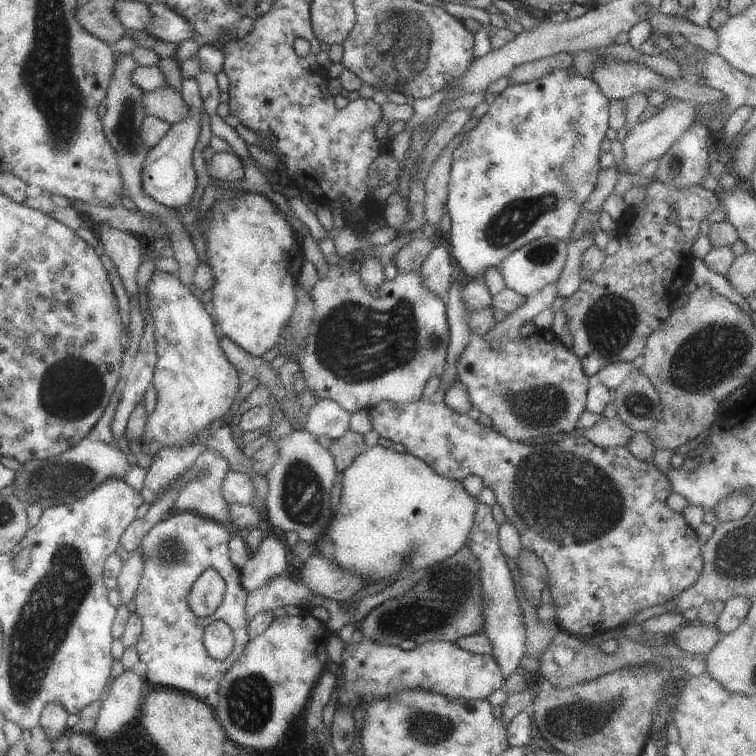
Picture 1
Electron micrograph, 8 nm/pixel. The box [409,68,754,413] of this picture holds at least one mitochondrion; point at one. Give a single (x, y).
(713, 355)

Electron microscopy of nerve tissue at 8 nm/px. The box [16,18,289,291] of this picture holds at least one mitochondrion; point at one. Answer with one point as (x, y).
(125, 125)

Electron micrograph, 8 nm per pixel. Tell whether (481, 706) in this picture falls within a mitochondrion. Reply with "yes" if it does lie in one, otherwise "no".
no

